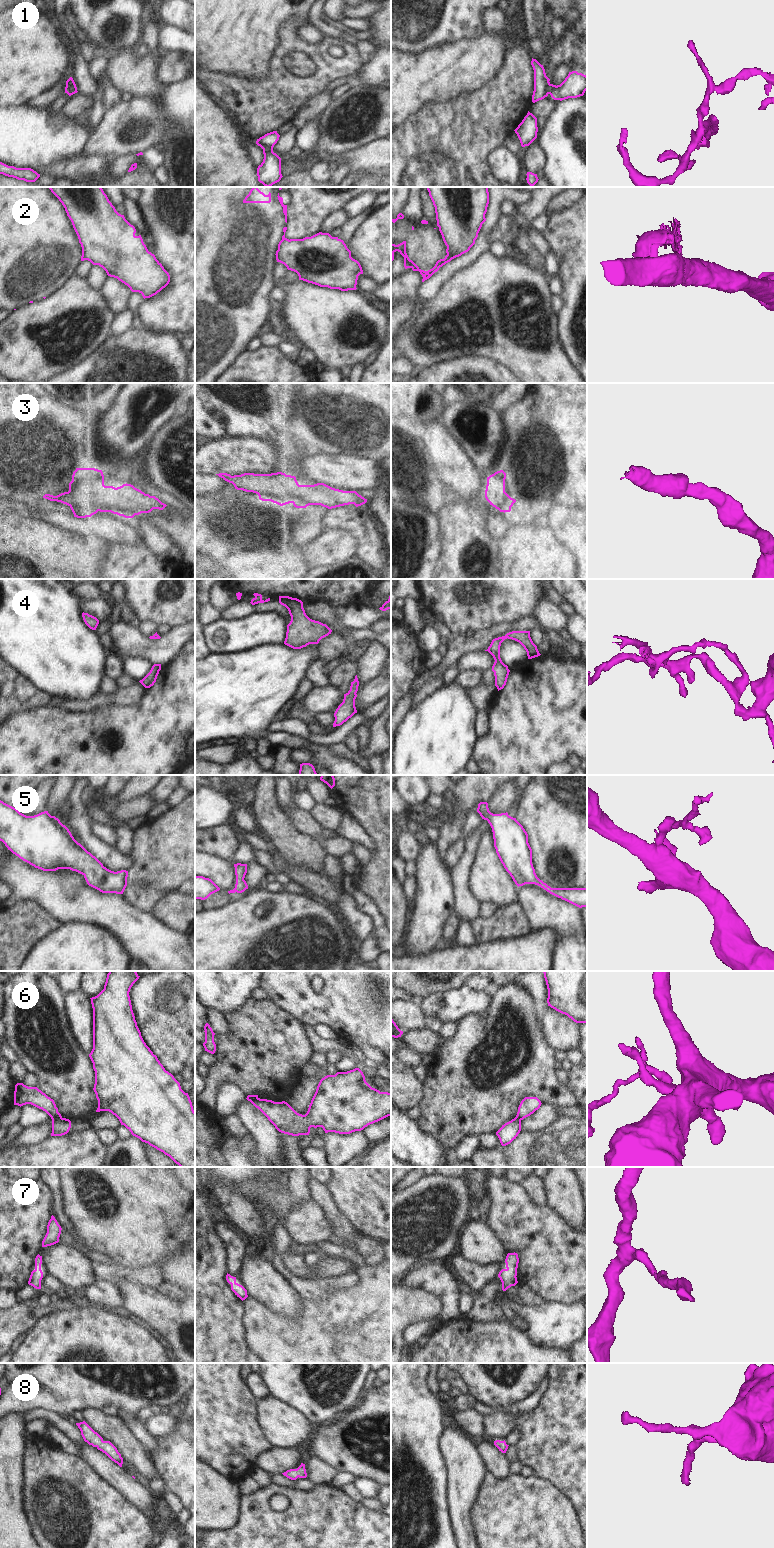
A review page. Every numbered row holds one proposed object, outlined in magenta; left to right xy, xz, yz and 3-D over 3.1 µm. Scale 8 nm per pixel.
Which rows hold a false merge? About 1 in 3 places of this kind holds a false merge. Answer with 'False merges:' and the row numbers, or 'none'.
False merges: 1, 2, 6

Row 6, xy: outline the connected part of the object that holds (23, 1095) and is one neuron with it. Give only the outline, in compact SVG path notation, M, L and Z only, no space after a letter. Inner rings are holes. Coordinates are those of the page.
M17 1083L14 1091L14 1105L23 1106L31 1104L45 1111L51 1119L62 1117L53 1099L37 1087L28 1087L23 1083Z

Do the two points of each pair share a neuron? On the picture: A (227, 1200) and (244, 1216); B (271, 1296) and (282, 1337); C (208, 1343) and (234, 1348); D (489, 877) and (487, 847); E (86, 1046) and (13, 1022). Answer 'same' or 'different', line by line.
A: same
B: different
C: same
D: same
E: different

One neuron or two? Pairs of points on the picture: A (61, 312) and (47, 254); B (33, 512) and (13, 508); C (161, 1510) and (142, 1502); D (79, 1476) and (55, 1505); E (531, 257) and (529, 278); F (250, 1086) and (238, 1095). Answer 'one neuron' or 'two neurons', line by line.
A: two neurons
B: one neuron
C: two neurons
D: one neuron
E: two neurons
F: two neurons

